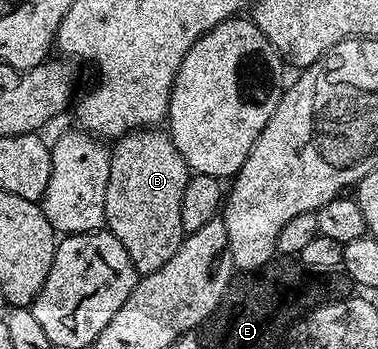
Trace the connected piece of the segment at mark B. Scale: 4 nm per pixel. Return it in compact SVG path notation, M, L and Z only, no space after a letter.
M162 129L128 131L113 144L110 153L108 193L104 193L105 226L124 245L139 276L156 273L176 257L184 232L180 225L180 200L191 170Z

